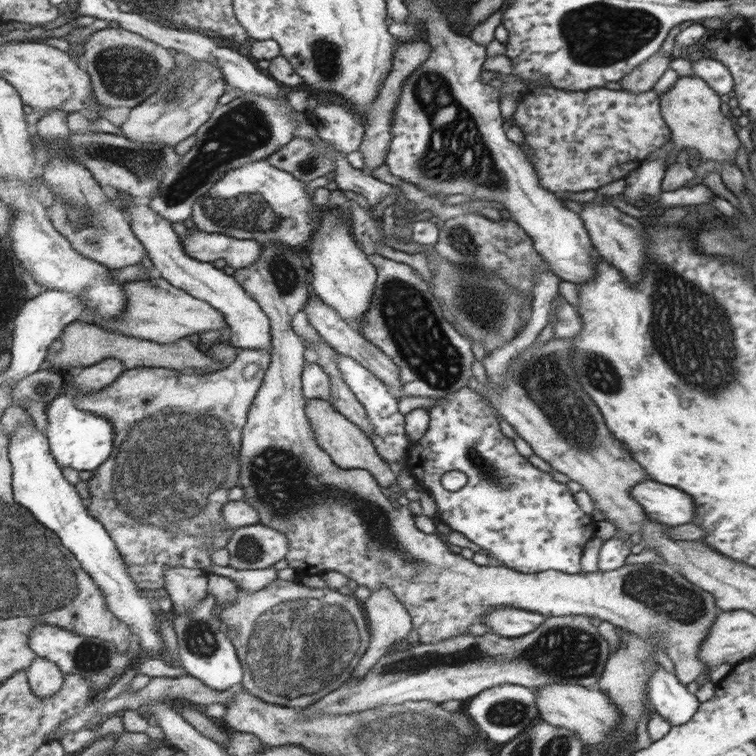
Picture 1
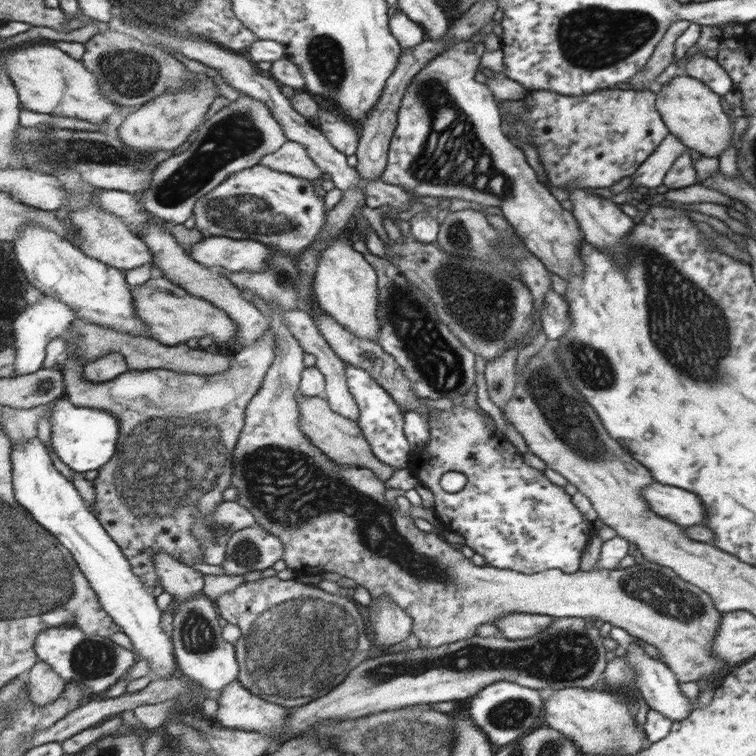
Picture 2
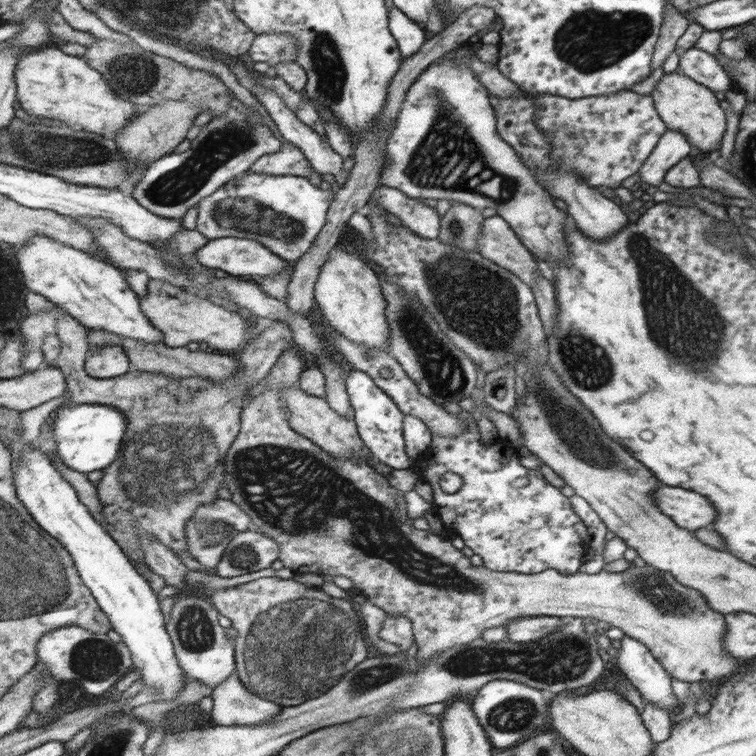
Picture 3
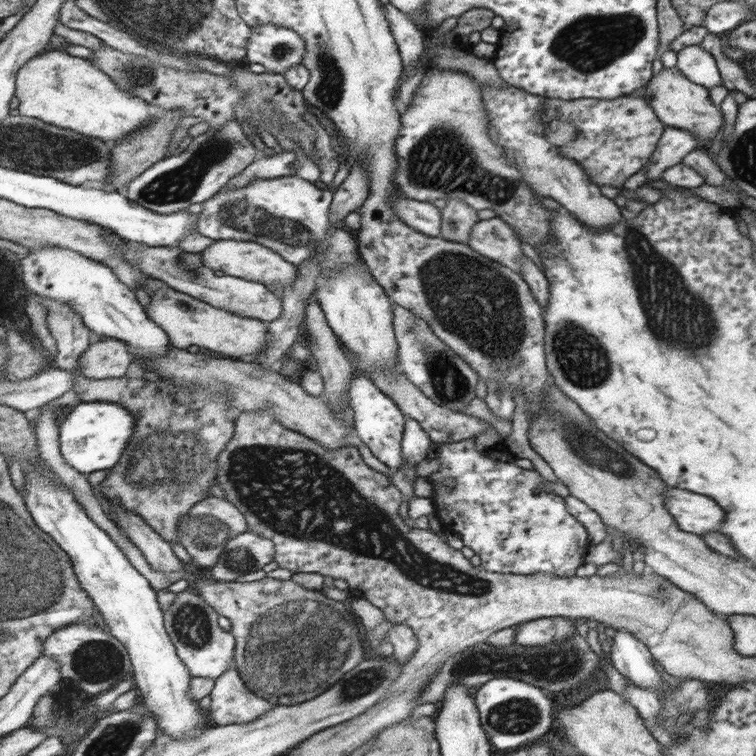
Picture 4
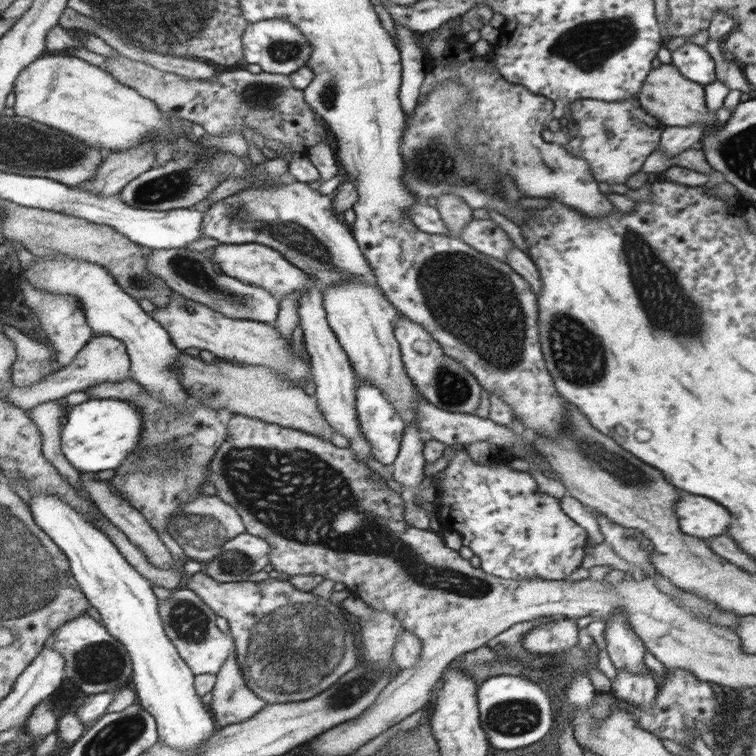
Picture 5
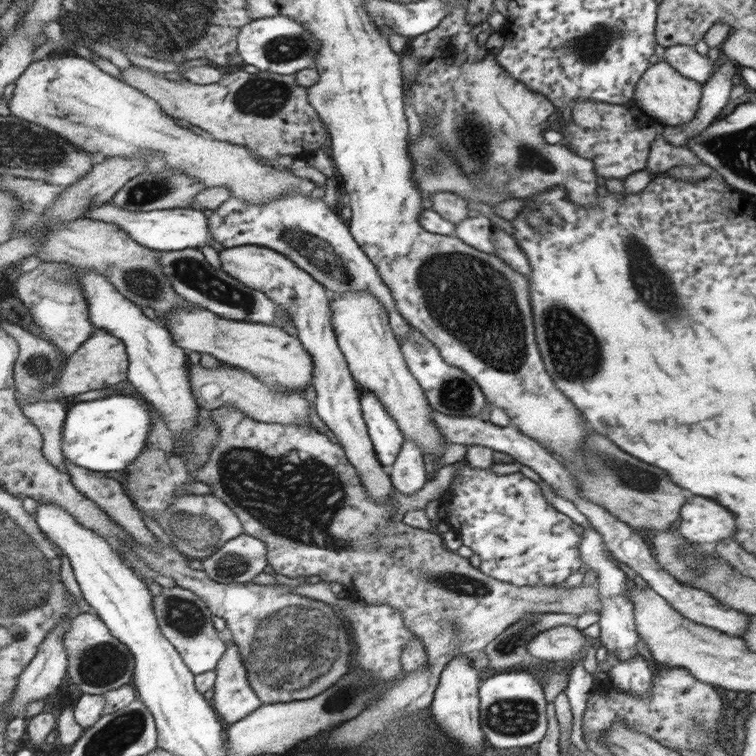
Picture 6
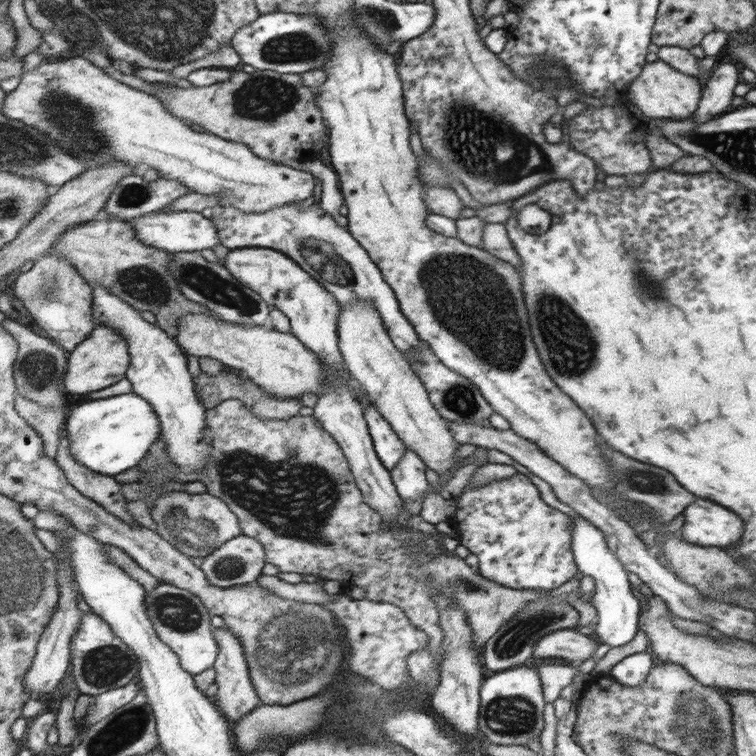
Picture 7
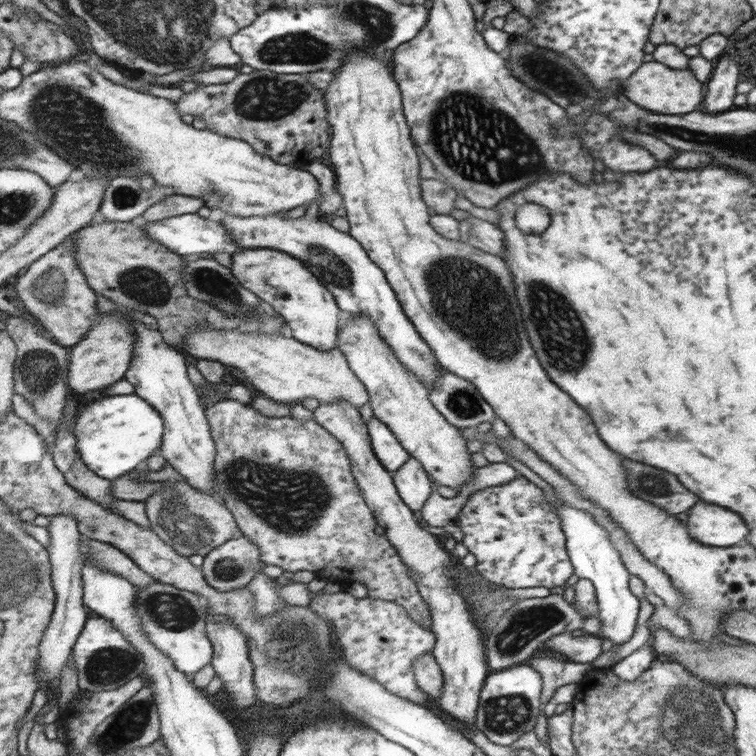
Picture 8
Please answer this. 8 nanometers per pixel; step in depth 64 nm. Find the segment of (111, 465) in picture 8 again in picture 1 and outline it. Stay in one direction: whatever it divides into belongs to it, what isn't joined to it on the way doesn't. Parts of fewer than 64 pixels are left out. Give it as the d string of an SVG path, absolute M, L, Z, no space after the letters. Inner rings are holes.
M63 394L47 406L47 433L50 450L58 464L78 472L99 470L110 461L115 450L117 430L115 424L104 415L84 410L73 396Z

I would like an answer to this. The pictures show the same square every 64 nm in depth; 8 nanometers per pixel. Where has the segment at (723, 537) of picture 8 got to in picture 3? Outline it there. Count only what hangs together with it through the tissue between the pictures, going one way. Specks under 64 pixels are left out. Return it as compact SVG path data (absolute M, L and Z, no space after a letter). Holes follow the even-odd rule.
M658 486L653 490L656 506L680 527L692 531L713 526L716 520L714 506L700 494L672 486Z

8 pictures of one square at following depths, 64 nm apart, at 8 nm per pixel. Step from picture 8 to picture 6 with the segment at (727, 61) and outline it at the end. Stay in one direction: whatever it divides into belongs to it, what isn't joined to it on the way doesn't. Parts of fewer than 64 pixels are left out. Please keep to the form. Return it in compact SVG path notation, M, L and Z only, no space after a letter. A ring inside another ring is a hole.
M725 63L710 79L703 83L703 100L694 120L682 125L681 128L665 126L663 137L674 146L685 146L685 142L701 133L709 124L716 120L722 108L729 104L732 92L732 78L736 74L736 63Z

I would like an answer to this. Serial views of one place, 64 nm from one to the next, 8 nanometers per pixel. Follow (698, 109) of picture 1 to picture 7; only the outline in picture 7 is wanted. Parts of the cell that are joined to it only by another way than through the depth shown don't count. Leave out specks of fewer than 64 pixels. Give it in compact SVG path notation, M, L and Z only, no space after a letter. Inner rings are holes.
M660 59L643 66L643 72L630 84L627 100L636 105L644 115L658 119L685 119L699 108L703 99L704 82L684 74Z

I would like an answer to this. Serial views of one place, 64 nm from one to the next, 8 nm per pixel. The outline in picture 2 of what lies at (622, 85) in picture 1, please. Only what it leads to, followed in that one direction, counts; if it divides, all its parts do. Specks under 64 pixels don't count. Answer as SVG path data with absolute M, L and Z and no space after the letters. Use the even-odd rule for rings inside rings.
M678 20L672 22L666 30L666 34L662 36L660 42L656 45L656 50L652 54L652 58L648 60L646 66L630 79L632 86L640 86L640 88L655 88L654 80L658 75L675 60L674 57L674 42L680 37L691 25L688 20Z

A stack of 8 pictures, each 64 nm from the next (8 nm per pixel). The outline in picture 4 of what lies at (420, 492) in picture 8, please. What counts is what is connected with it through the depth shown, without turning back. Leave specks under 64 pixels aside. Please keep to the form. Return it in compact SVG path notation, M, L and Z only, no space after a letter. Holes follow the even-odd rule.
M409 418L403 442L404 466L399 468L400 472L406 475L406 479L412 479L414 482L417 480L416 466L427 459L431 443L430 437L424 432L420 423Z

